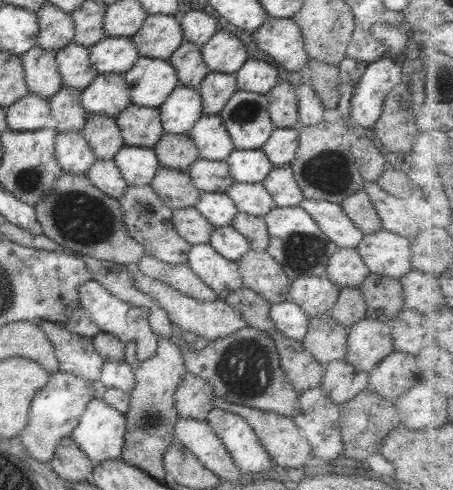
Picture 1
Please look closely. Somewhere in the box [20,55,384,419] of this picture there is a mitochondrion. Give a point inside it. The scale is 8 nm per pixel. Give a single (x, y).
(79, 218)

